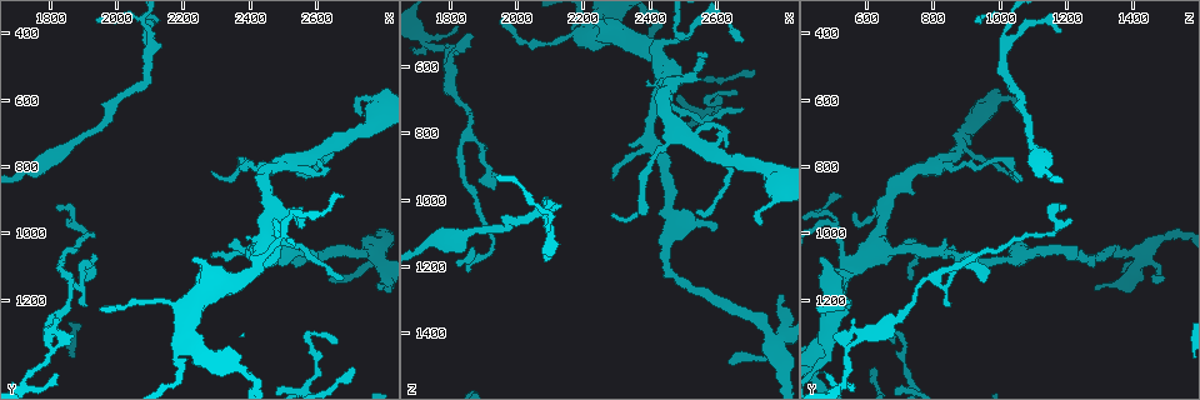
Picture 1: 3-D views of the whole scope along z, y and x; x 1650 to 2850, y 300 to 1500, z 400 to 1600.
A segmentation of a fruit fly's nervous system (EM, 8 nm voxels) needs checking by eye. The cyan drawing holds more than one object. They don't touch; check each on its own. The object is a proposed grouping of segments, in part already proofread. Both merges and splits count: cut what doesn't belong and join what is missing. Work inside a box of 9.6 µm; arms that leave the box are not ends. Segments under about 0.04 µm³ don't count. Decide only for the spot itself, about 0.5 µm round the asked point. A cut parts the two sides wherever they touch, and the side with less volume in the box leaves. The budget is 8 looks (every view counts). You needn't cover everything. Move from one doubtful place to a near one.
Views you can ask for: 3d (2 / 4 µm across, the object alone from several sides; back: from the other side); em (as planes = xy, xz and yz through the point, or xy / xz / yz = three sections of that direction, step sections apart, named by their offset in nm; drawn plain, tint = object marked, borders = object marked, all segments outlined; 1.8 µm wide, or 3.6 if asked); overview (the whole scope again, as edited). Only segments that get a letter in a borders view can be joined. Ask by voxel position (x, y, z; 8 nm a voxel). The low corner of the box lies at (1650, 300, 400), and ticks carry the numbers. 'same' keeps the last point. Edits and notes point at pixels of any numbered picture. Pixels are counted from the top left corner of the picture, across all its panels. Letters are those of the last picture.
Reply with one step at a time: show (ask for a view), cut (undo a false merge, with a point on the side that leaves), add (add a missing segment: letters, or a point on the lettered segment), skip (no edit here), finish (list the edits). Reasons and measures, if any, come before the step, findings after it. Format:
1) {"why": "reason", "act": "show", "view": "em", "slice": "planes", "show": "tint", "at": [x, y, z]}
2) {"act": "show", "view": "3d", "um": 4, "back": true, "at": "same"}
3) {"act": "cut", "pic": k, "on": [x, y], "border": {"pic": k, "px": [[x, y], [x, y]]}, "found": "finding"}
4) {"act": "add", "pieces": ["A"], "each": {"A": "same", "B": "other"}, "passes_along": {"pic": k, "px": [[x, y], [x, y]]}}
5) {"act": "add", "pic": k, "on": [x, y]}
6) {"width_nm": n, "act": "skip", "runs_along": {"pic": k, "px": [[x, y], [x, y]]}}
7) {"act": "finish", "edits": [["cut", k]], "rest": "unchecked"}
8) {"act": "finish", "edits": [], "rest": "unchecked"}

{"act": "show", "view": "em", "slice": "xz", "step": 8, "show": "tint", "at": [1790, 1330, 560]}

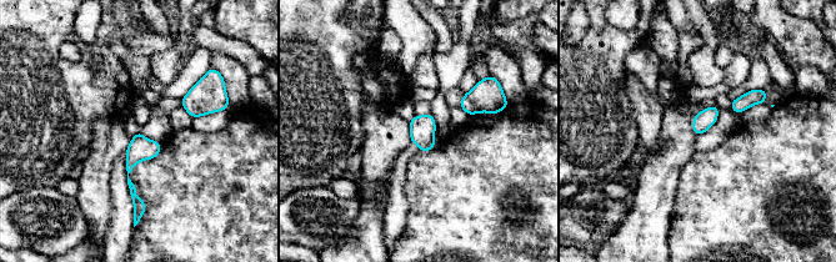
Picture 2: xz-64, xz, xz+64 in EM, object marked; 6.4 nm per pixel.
{"why": "another direction", "act": "show", "view": "em", "slice": "planes", "show": "borders", "at": "same"}

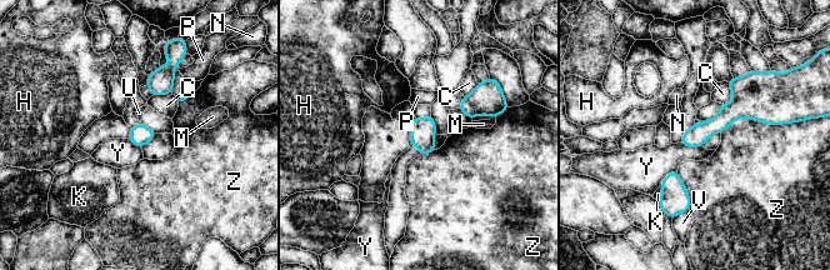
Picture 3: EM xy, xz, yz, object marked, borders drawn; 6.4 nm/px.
{"act": "skip", "each": {"C": "other", "H": "other", "K": "other", "M": "other", "N": "other", "P": "other", "U": "other", "V": "other", "Y": "other", "Z": "other"}, "border": {"pic": 3, "px": [[723, 104], [714, 118], [701, 123]]}, "found": "one neuron here"}

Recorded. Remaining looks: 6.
{"act": "show", "view": "em", "slice": "yz", "step": 16, "show": "borders", "at": [2480, 960, 490]}

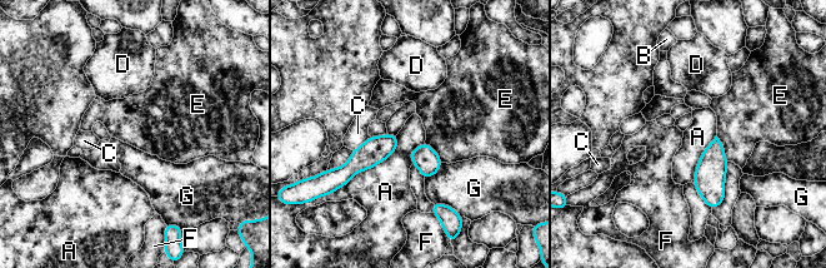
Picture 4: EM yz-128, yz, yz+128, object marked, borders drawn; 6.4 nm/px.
{"act": "skip", "each": {"A": "other", "B": "other", "C": "other", "D": "other", "E": "other", "F": "other", "G": "other"}, "border": {"pic": 4, "px": [[398, 137], [385, 159], [340, 188]]}, "found": "all the same neuron"}

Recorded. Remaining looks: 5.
{"act": "show", "view": "em", "slice": "planes", "show": "borders", "at": [2090, 390, 1190]}

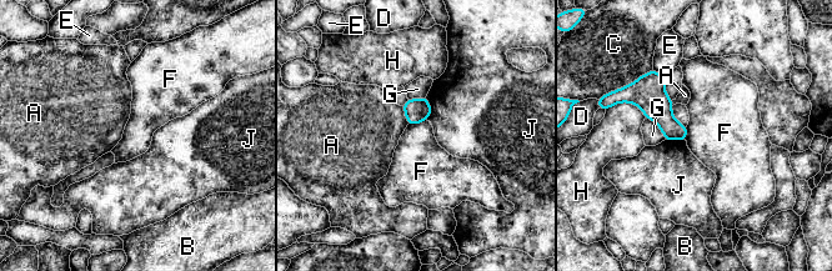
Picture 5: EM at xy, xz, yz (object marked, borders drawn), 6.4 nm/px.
{"act": "skip", "each": {"A": "other", "B": "other", "C": "other", "D": "other", "E": "other", "F": "other", "G": "other", "H": "other", "J": "other"}, "border": {"pic": 5, "px": [[426, 119], [407, 125]]}, "found": "none of them fits"}

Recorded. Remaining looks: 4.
{"why": "thin end", "act": "show", "view": "em", "slice": "planes", "show": "borders", "at": [1820, 930, 1190]}

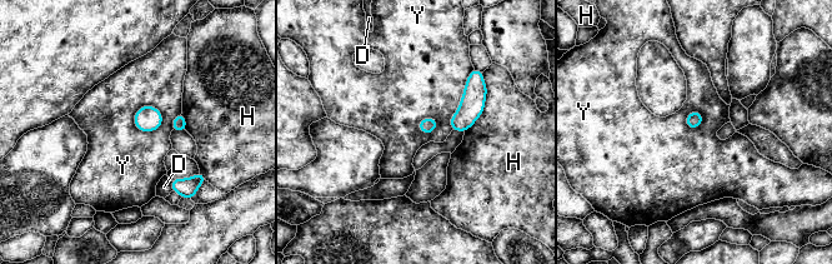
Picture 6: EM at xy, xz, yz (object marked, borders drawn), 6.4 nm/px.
{"width_nm": 100, "act": "skip", "each": {"D": "other", "H": "other", "Y": "other"}, "border": {"pic": 6, "px": [[133, 118], [148, 132], [163, 123]]}, "found": "none of them fits"}

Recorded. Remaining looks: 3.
{"act": "finish", "edits": [], "rest": "unchecked"}

